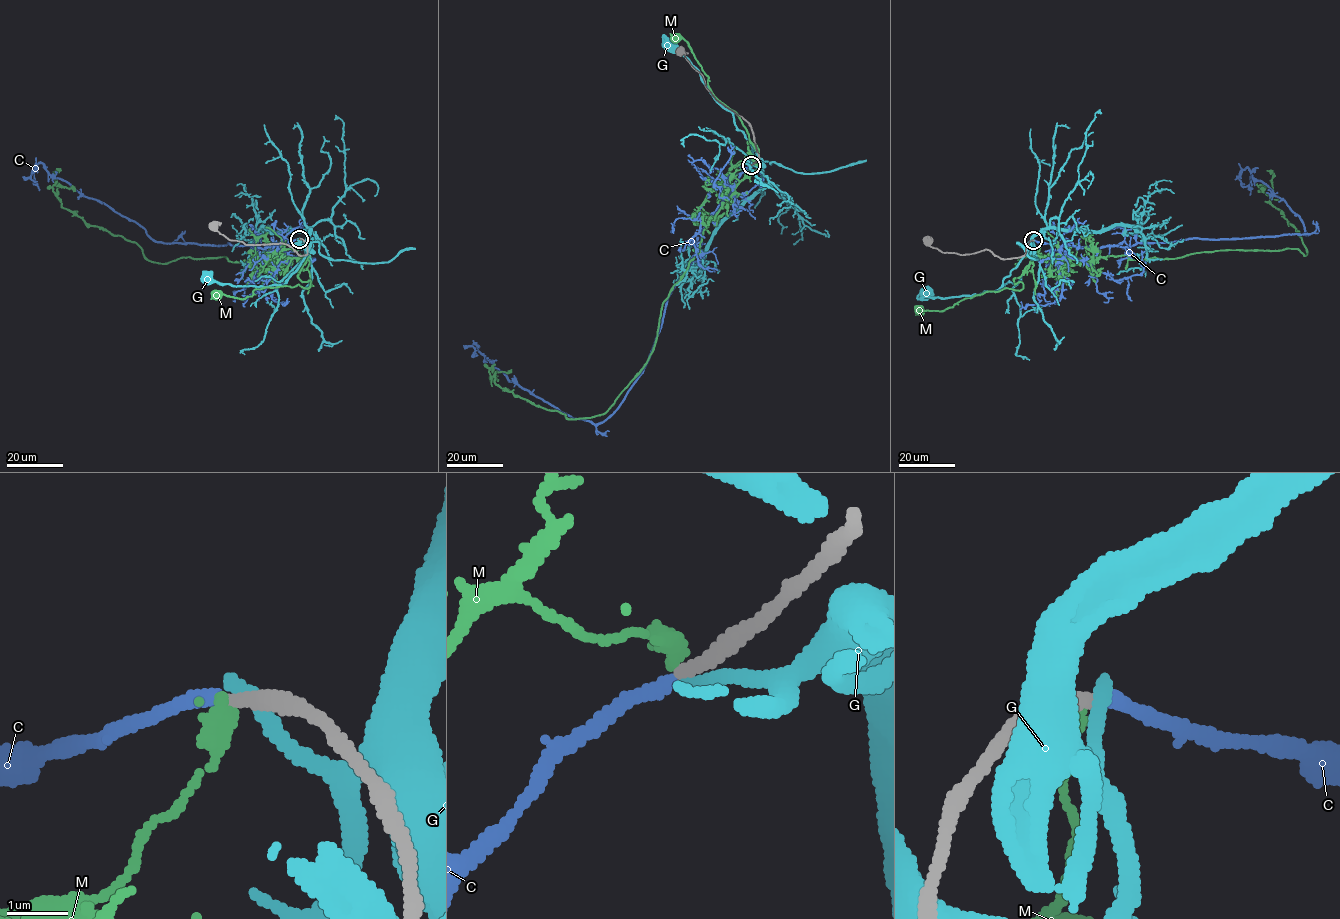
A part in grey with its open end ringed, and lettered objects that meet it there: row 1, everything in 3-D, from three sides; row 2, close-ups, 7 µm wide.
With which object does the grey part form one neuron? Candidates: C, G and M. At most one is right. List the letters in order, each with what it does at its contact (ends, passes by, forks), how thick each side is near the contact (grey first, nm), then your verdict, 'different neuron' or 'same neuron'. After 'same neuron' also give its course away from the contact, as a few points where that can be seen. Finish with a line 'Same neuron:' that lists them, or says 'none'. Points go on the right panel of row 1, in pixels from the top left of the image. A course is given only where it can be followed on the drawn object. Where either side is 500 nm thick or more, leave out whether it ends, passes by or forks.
C: it ends there; 240 nm thick on the grey side, 240 nm on the other; different neuron
G: it ends there; 320 nm thick on the grey side, 280 nm on the other; different neuron
M: it ends there; 280 nm thick on the grey side, 340 nm on the other; different neuron
Same neuron: none

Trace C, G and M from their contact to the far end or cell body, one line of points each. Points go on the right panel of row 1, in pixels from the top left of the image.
C: (1034, 240), (1093, 248), (1308, 234), (1299, 216), (1247, 167), (1240, 184), (1249, 184), (1251, 171)
G: (1033, 240), (1031, 250), (1000, 287), (975, 295), (945, 298), (929, 298), (923, 293)
M: (1033, 240), (1032, 250), (1061, 257), (1035, 257), (1014, 279), (1020, 290), (918, 310)

